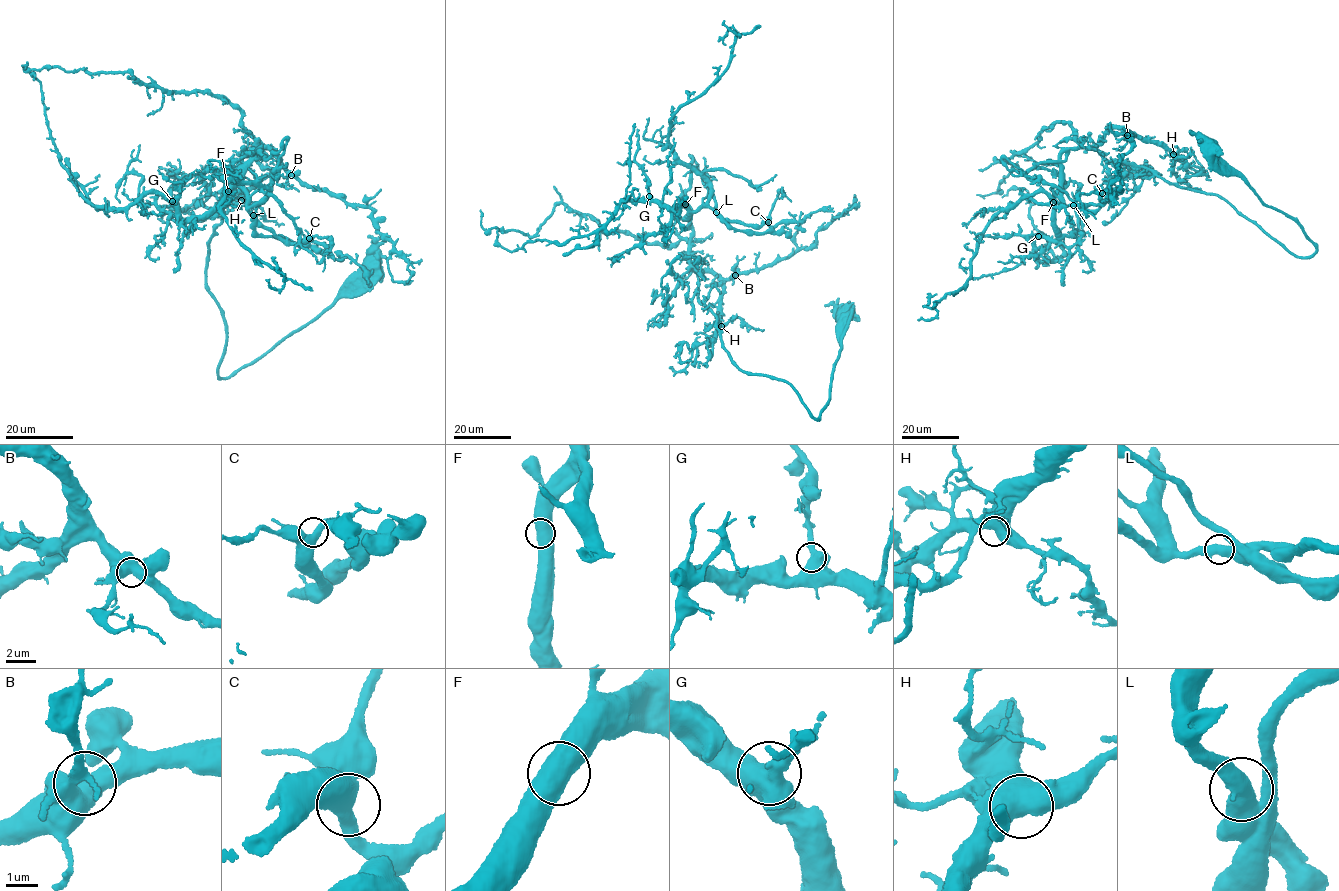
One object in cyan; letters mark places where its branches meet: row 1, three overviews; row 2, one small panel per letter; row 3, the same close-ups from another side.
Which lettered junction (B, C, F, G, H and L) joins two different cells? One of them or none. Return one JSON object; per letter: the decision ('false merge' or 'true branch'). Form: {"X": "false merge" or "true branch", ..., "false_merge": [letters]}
{"B": "true branch", "C": "true branch", "F": "true branch", "G": "true branch", "H": "true branch", "L": "true branch", "false_merge": []}

